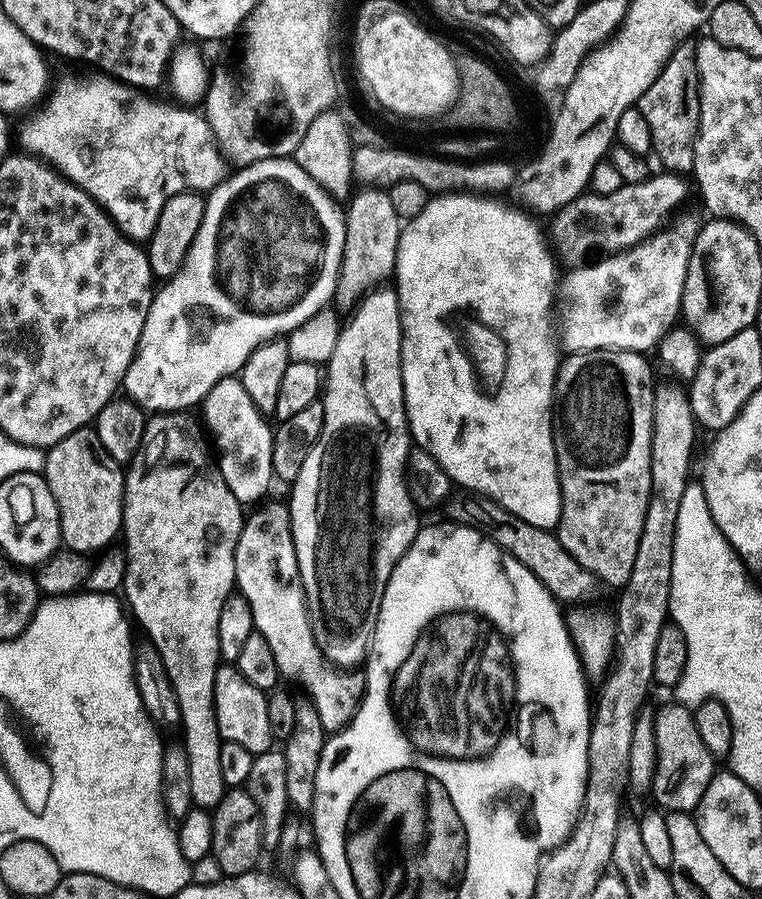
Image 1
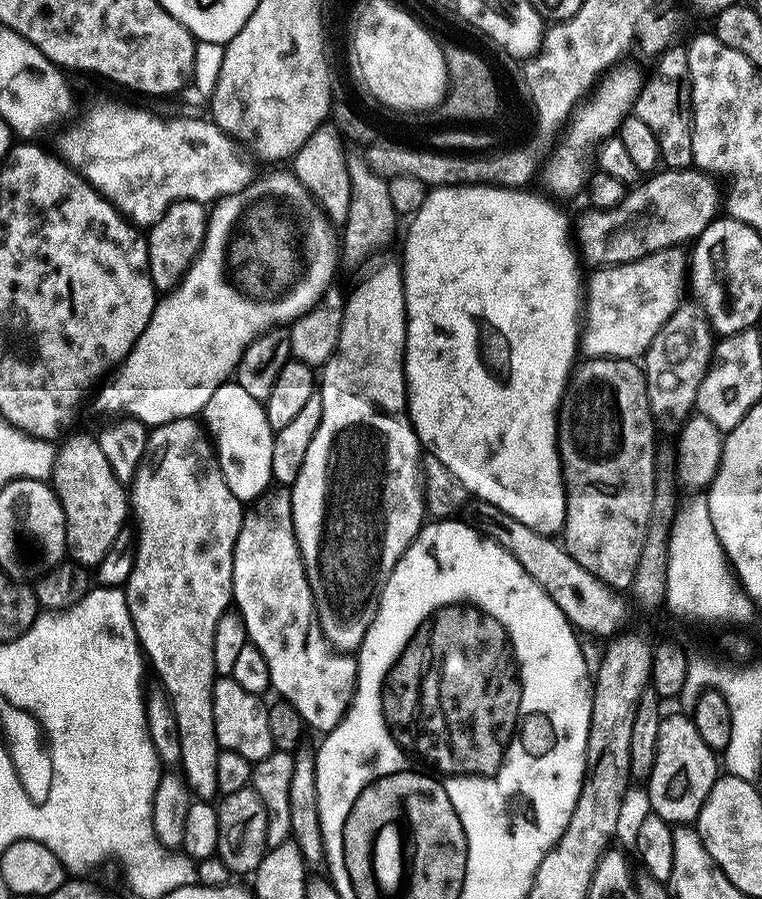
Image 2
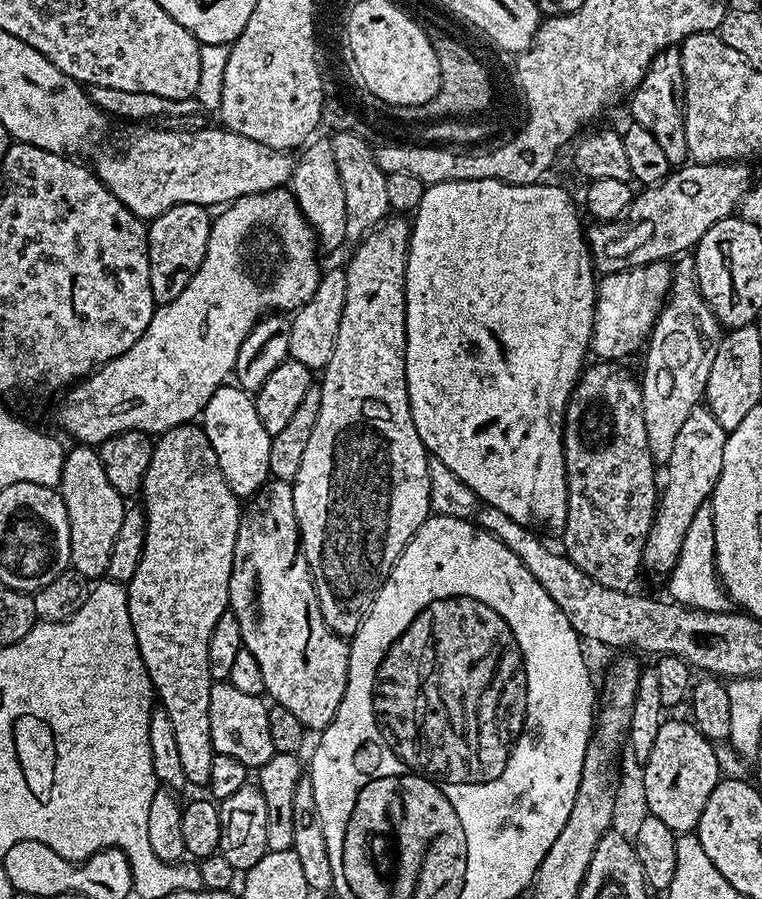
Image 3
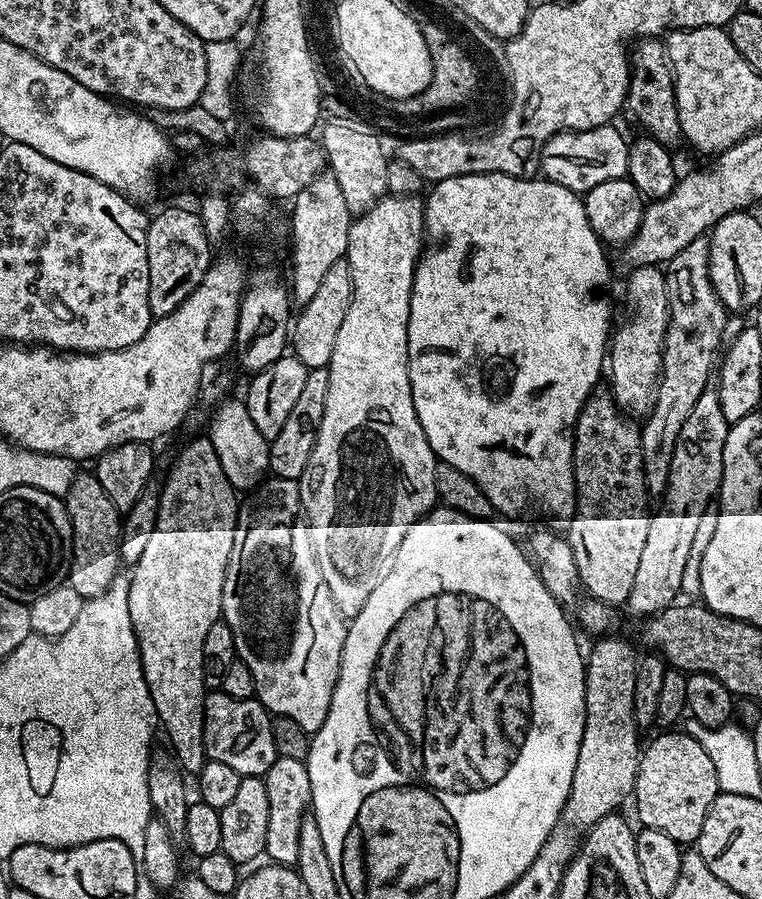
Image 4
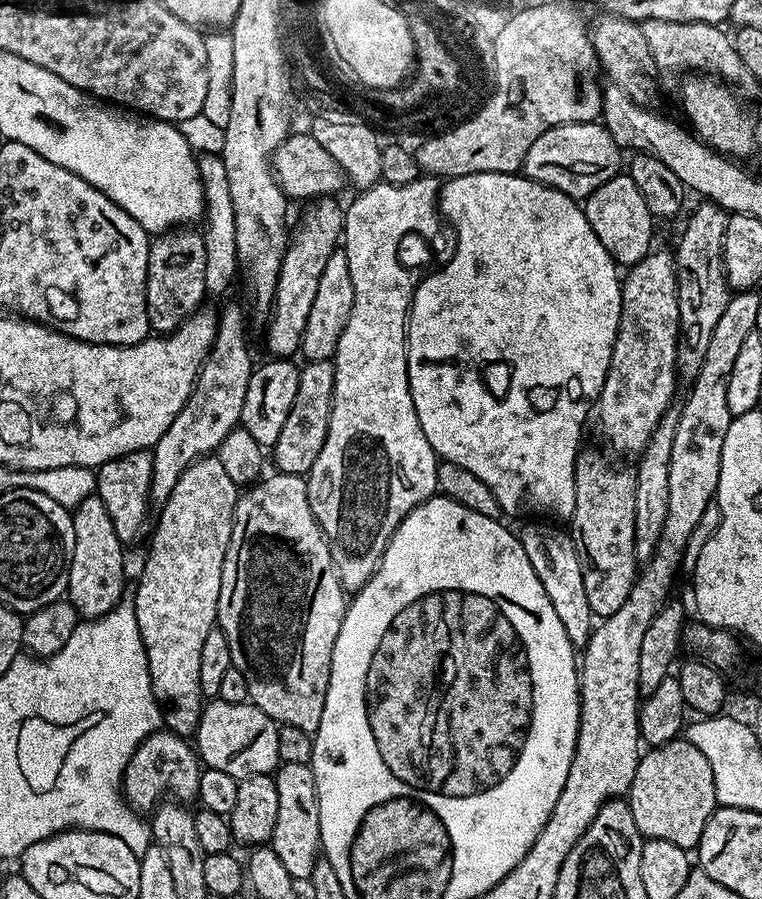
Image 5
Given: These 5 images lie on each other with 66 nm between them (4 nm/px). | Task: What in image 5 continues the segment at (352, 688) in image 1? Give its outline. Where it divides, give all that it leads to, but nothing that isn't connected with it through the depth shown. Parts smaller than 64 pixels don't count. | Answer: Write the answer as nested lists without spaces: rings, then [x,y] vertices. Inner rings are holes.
[[[285,472],[271,475],[265,475],[259,482],[253,483],[245,491],[249,492],[245,496],[243,493],[239,497],[238,514],[232,517],[232,537],[230,538],[228,555],[225,556],[224,565],[222,566],[222,586],[218,594],[216,619],[219,628],[226,634],[226,642],[230,642],[232,666],[242,670],[242,678],[246,678],[248,700],[255,704],[256,707],[261,708],[271,720],[276,721],[277,725],[298,726],[298,730],[306,730],[314,734],[322,722],[322,706],[326,706],[326,690],[330,682],[330,666],[334,654],[334,642],[338,638],[338,630],[344,621],[346,593],[336,573],[336,565],[332,562],[332,551],[328,548],[324,532],[318,526],[318,522],[310,510],[307,479],[303,476],[291,476]]]

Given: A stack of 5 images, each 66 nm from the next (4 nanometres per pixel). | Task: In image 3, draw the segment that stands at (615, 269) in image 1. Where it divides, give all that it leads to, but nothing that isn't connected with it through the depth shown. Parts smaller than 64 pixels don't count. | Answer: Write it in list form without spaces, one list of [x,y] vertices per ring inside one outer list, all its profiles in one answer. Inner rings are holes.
[[[637,268],[615,271],[609,276],[599,277],[590,345],[591,351],[600,355],[597,357],[608,362],[623,361],[623,356],[630,355],[639,344],[641,347],[647,341],[668,298],[660,284],[656,284],[656,288],[648,288],[648,272],[639,272]]]

